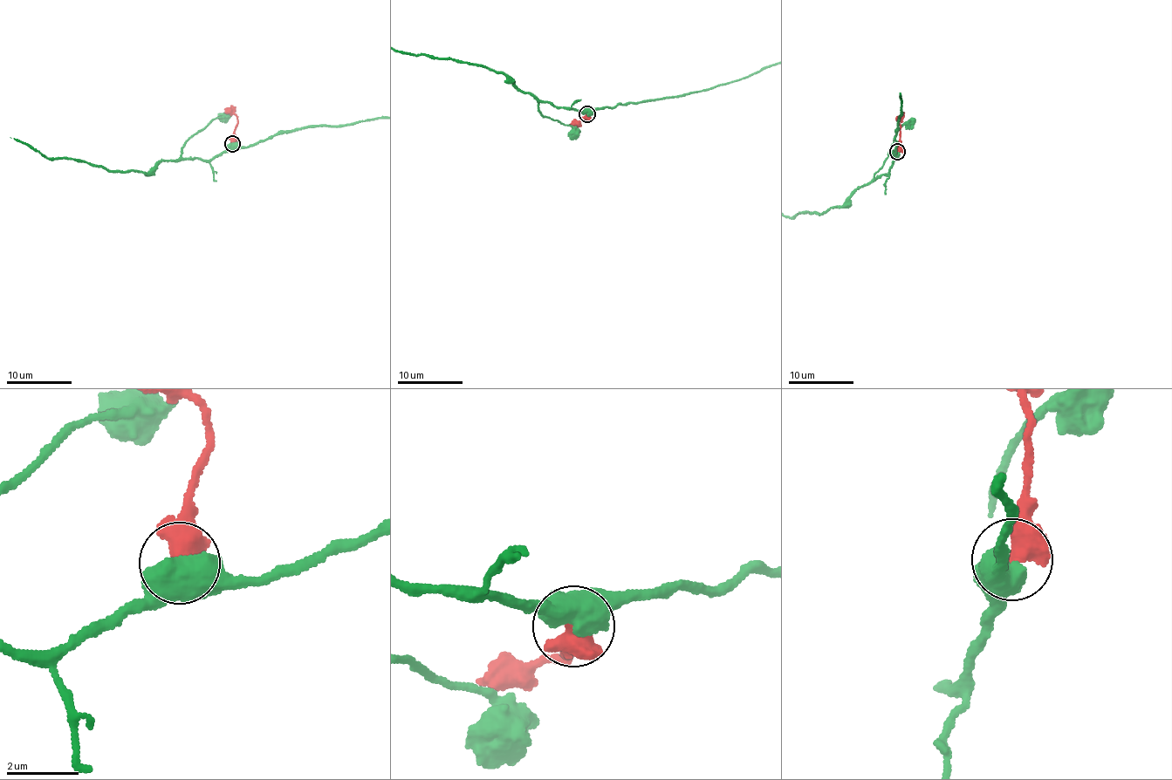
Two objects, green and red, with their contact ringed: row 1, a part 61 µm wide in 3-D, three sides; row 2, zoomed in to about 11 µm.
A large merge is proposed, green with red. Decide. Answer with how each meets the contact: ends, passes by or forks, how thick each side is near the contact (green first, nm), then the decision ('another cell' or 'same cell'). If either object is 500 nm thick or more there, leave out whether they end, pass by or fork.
calibres 800 and 600 nm; another cell

